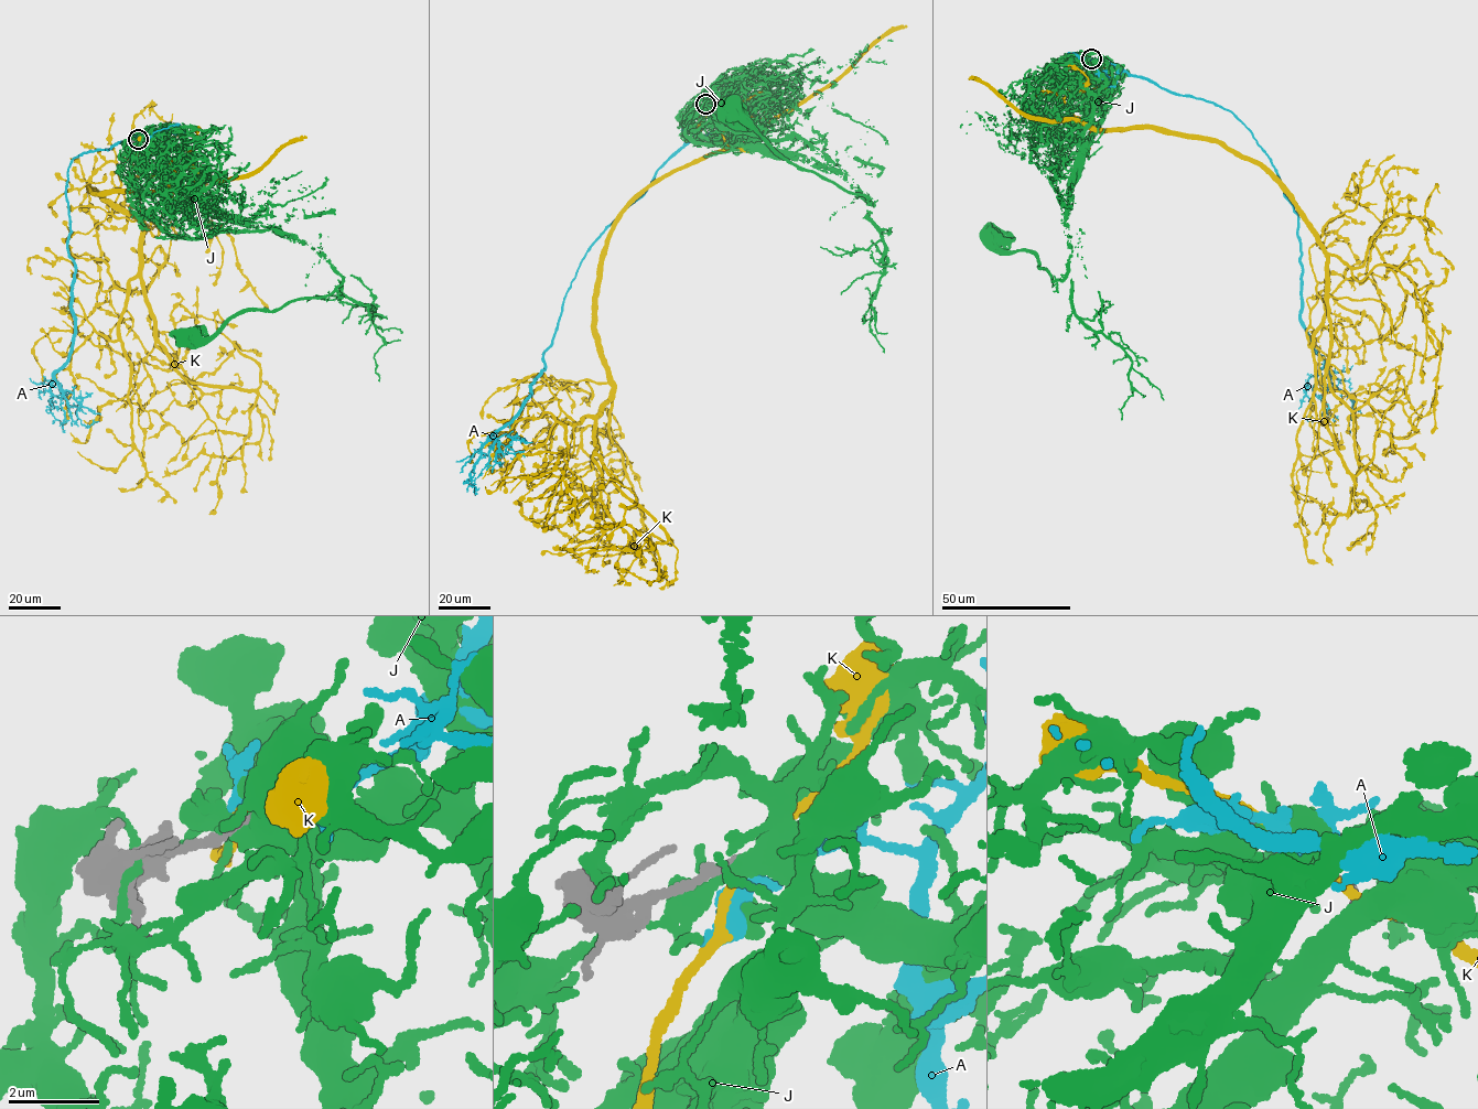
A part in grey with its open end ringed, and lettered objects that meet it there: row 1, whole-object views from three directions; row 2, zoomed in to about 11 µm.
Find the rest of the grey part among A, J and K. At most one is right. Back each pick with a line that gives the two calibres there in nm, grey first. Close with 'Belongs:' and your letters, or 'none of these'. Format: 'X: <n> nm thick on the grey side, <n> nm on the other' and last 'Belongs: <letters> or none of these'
A: 200 nm thick on the grey side, 240 nm on the other
Belongs: A

